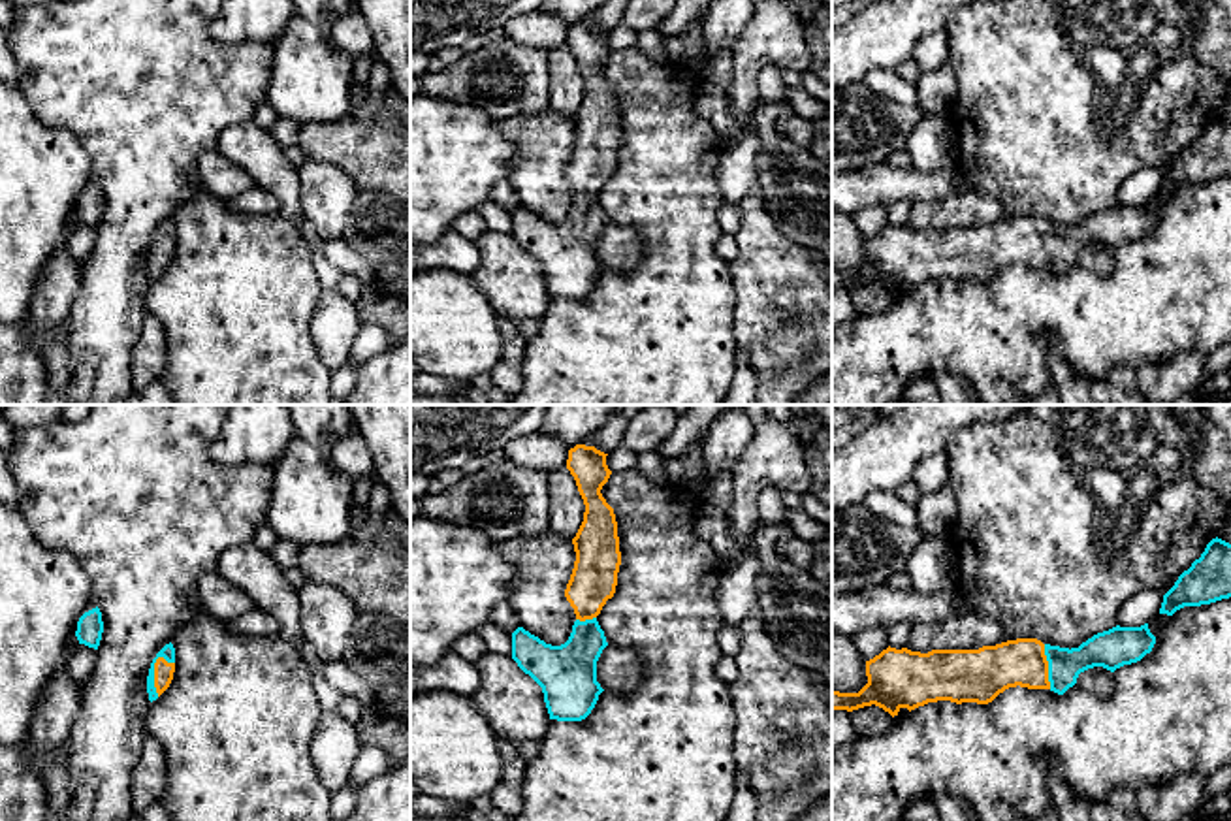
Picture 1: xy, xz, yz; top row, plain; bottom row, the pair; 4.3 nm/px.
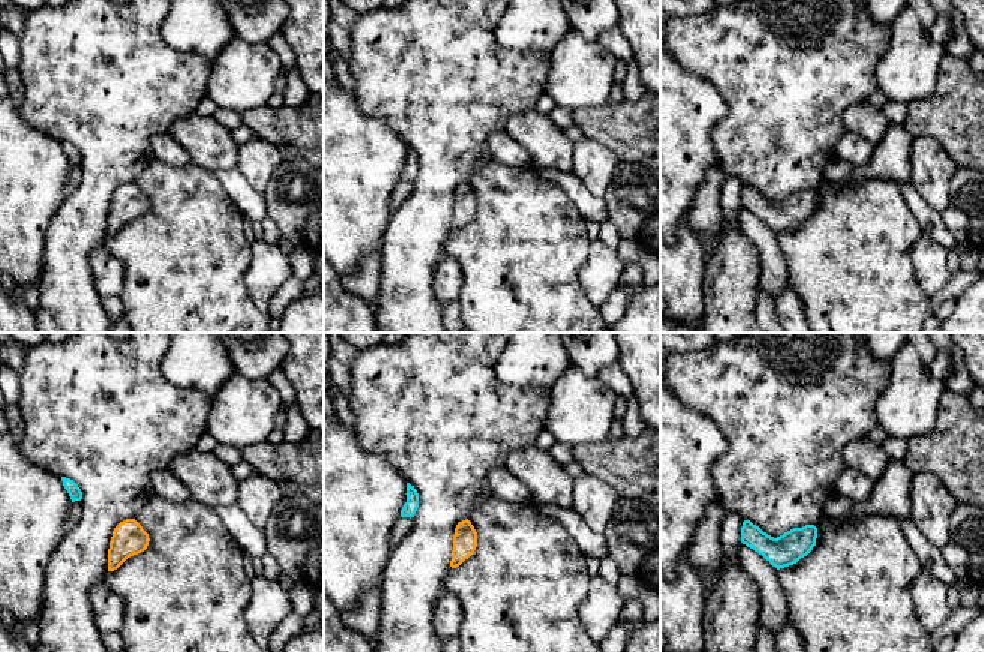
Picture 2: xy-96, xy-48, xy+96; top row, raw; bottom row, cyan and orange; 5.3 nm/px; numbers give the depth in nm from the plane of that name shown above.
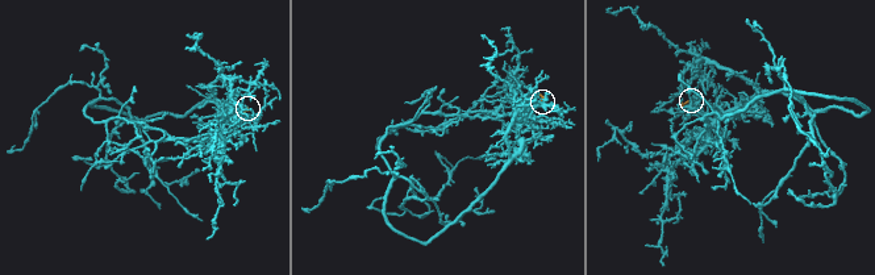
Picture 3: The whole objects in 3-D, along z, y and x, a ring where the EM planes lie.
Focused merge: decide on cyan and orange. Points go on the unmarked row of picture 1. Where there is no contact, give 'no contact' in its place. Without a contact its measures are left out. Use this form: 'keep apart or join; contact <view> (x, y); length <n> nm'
join; contact xy (153, 253); length 180 nm

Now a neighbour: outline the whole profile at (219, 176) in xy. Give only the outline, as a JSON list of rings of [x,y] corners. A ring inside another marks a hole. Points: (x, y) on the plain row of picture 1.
[[[216,149],[198,158],[198,173],[203,190],[226,201],[254,188],[252,177]]]

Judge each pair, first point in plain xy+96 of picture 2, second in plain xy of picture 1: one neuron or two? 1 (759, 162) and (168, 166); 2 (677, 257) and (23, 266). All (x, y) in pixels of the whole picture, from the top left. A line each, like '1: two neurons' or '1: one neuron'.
1: one neuron
2: two neurons

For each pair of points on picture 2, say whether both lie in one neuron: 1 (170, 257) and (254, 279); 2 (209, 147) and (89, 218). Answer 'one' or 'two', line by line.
1: two
2: two

